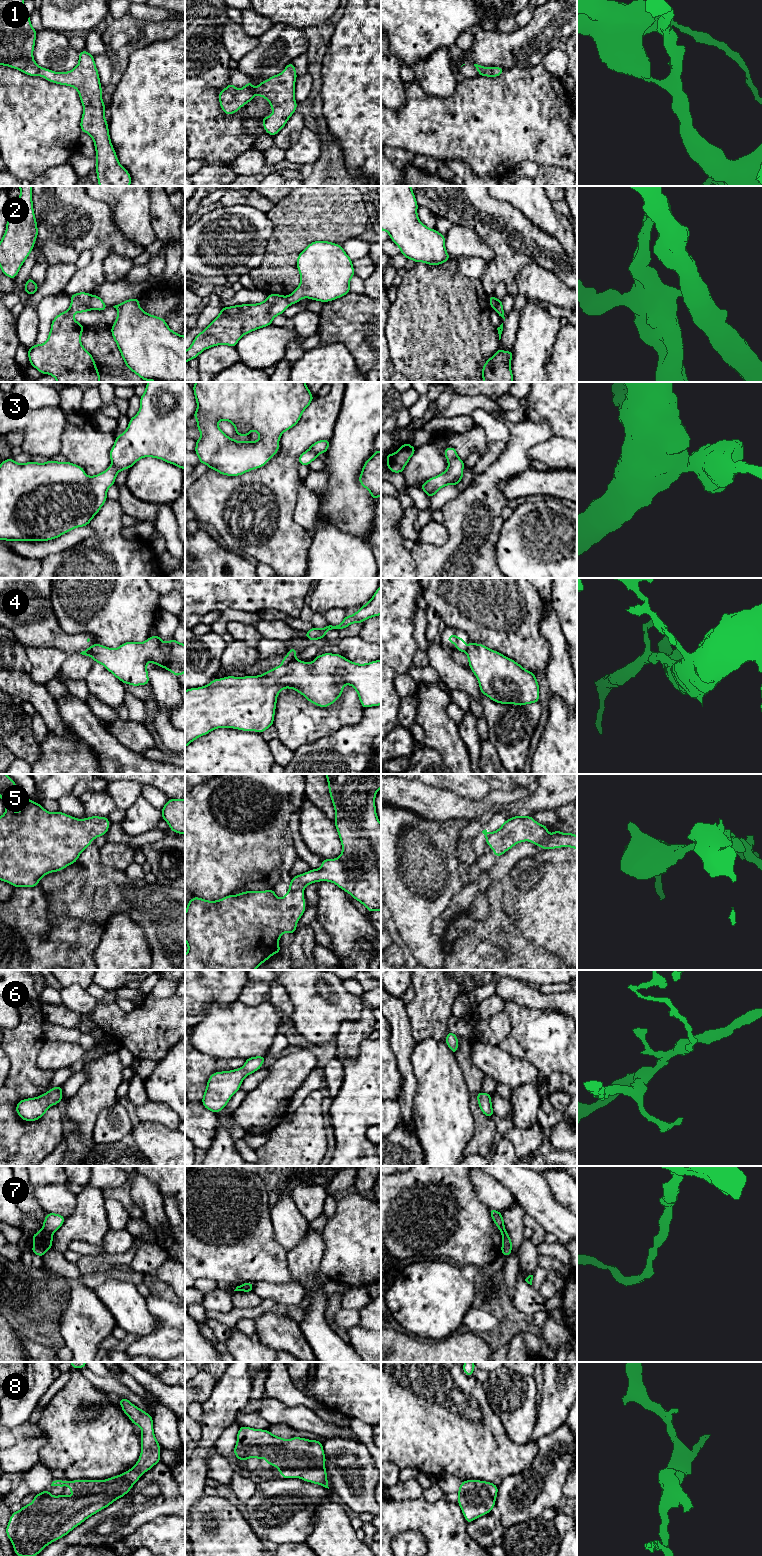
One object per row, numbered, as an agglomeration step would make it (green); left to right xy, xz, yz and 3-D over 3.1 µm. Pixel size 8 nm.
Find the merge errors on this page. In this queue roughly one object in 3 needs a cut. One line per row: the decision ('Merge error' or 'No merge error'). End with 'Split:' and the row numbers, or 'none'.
1: No merge error
2: Merge error
3: No merge error
4: Merge error
5: No merge error
6: No merge error
7: Merge error
8: No merge error
Split: 2, 4, 7

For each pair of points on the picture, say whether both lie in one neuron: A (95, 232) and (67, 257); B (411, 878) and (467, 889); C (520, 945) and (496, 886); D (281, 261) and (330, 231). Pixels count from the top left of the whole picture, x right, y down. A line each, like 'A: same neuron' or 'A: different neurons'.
A: different neurons
B: different neurons
C: same neuron
D: same neuron

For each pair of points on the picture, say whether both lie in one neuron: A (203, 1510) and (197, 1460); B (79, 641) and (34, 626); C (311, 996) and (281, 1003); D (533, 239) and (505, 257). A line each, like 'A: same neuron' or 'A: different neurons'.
A: different neurons
B: same neuron
C: different neurons
D: same neuron

